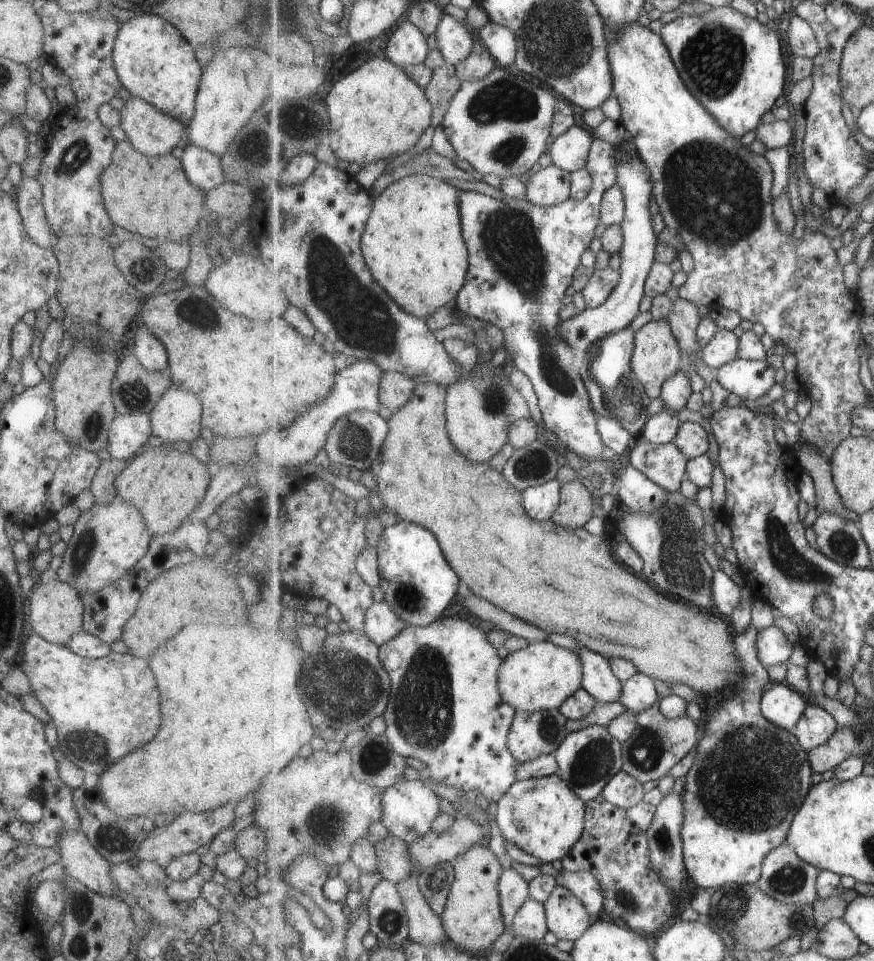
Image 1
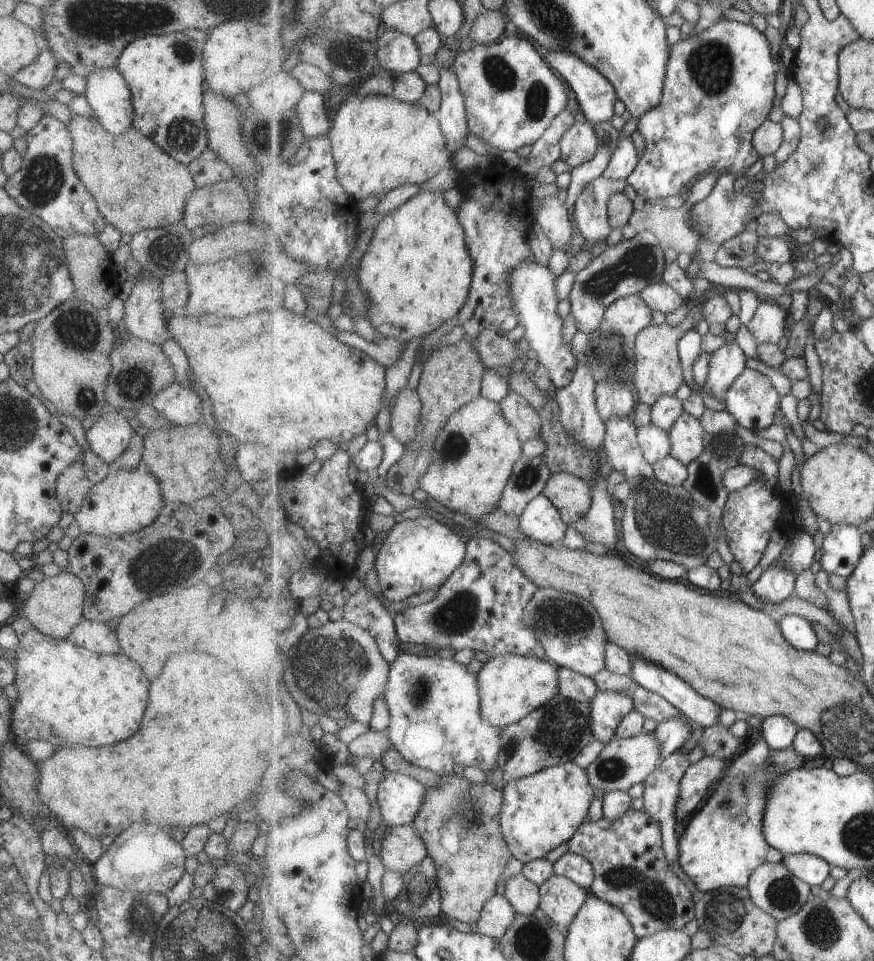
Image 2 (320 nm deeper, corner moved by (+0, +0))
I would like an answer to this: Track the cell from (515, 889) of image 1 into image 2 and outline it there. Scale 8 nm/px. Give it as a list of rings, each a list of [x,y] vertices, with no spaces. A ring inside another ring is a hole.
[[[502,895],[493,896],[489,903],[485,904],[484,914],[475,926],[471,926],[473,932],[483,936],[489,936],[501,940],[513,926],[517,916],[517,910],[513,904]]]

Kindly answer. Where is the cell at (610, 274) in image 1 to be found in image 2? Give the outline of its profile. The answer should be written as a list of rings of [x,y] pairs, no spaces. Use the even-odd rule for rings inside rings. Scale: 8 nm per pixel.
[[[642,231],[630,240],[607,247],[607,250],[594,258],[584,270],[575,274],[574,287],[568,296],[572,306],[571,314],[578,331],[595,333],[597,326],[603,322],[609,306],[615,300],[641,293],[649,284],[661,282],[667,266],[663,252],[659,238],[653,232]]]

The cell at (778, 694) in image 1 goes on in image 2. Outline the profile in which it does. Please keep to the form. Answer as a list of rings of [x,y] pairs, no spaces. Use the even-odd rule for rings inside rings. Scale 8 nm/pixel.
[[[769,716],[762,723],[762,737],[767,740],[772,750],[792,747],[799,732],[799,726],[787,716]]]

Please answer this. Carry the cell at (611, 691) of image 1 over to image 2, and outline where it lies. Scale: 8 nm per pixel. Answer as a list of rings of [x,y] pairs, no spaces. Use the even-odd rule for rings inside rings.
[[[538,588],[526,608],[526,620],[537,627],[537,637],[544,645],[548,660],[559,667],[569,668],[587,678],[595,678],[607,668],[608,633],[601,614],[589,600],[555,588]]]

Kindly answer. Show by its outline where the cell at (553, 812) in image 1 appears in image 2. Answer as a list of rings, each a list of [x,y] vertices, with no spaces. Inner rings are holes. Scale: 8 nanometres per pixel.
[[[573,761],[523,779],[509,778],[504,787],[504,807],[500,815],[504,838],[513,857],[523,864],[543,859],[563,842],[569,843],[587,820],[587,812],[595,800],[595,788],[588,773]]]

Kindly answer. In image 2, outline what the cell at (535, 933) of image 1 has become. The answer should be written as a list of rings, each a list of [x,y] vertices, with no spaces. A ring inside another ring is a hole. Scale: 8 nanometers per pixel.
[[[522,873],[509,878],[504,896],[519,914],[531,916],[541,906],[540,887],[527,880]]]

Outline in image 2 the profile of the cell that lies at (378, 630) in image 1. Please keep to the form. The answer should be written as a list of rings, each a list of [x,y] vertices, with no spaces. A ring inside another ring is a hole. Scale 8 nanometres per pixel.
[[[471,539],[461,568],[453,572],[436,597],[426,604],[407,607],[395,615],[395,628],[403,643],[423,644],[436,649],[470,649],[491,657],[523,654],[548,658],[538,640],[537,627],[526,620],[526,608],[538,588],[521,572],[515,556],[490,539]]]

